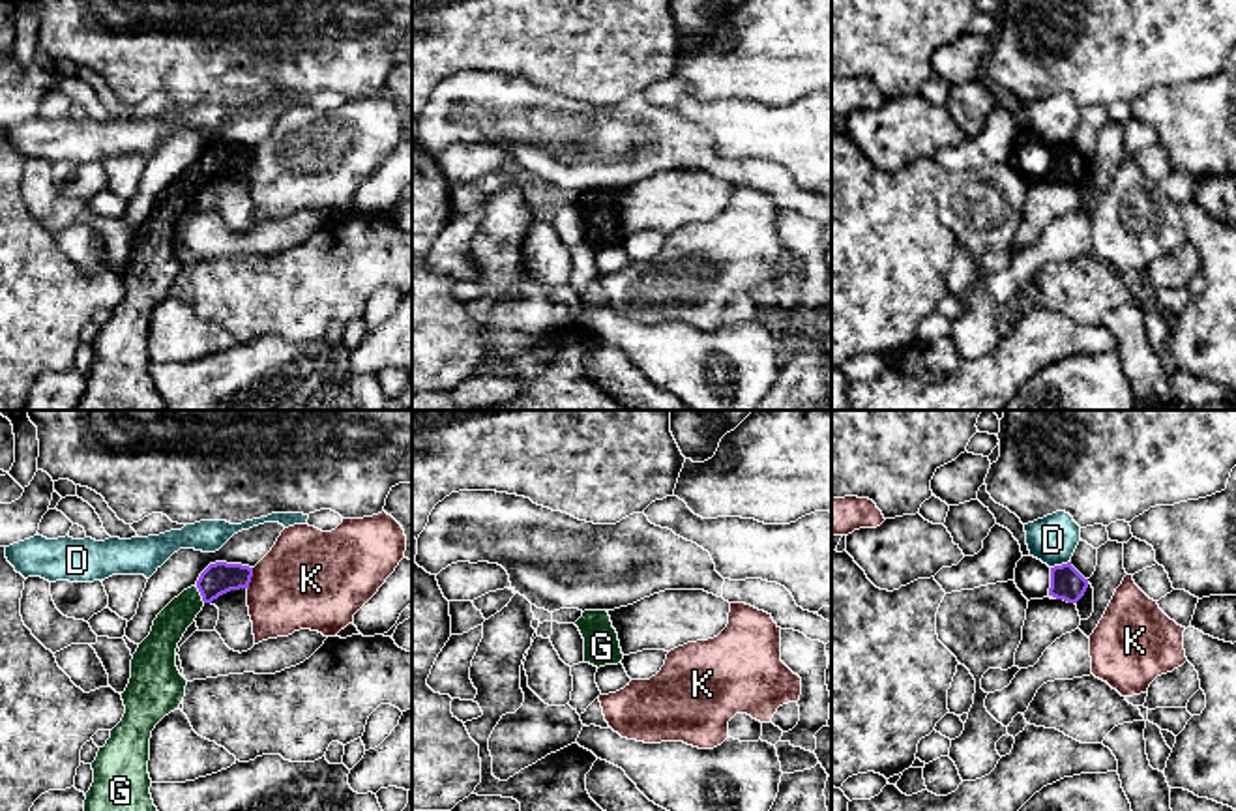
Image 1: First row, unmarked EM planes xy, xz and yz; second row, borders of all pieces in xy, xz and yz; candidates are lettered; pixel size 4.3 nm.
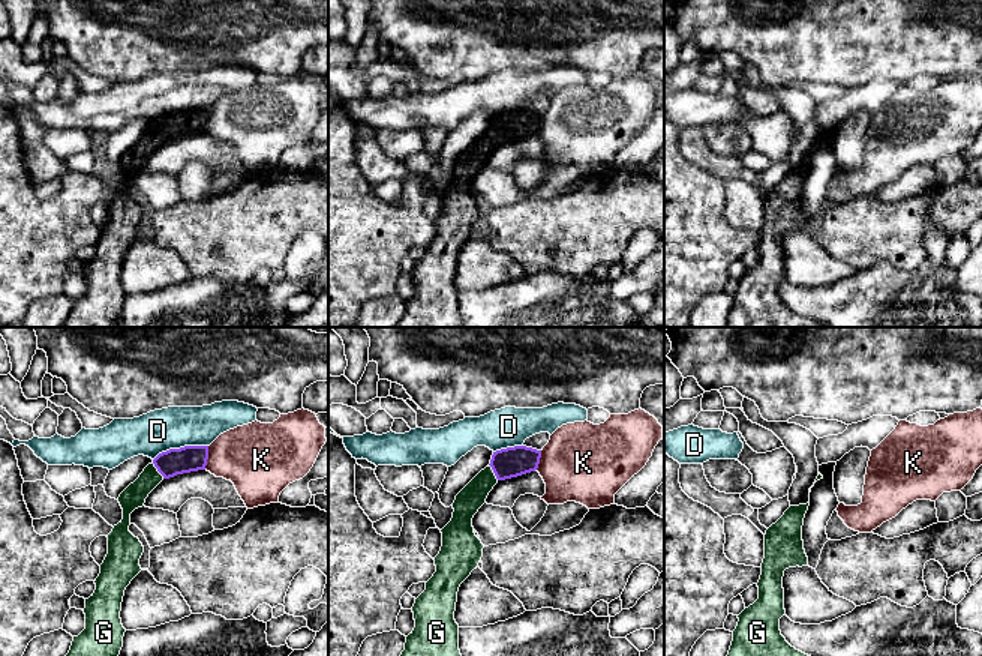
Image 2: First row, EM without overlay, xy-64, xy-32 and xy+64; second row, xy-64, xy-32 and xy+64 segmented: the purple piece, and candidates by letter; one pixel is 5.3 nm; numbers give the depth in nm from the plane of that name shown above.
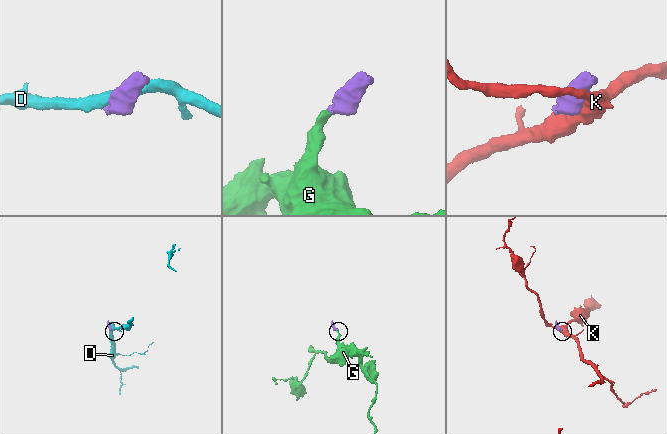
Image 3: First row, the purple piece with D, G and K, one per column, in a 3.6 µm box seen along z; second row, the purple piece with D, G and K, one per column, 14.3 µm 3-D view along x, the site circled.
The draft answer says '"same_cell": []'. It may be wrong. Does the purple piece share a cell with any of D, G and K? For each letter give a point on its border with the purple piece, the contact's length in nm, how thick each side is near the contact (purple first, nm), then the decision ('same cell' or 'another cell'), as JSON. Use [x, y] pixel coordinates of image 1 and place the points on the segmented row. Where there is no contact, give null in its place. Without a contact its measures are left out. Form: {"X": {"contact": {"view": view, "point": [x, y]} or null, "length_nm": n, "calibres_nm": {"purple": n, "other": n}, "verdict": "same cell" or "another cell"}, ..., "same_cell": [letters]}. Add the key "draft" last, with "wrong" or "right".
{"D": {"contact": {"view": "yz", "point": [1062, 564]}, "length_nm": 90, "calibres_nm": {"purple": 140, "other": 200}, "verdict": "another cell"}, "G": {"contact": {"view": "xy", "point": [201, 594]}, "length_nm": 80, "calibres_nm": {"purple": 140, "other": 140}, "verdict": "same cell"}, "K": {"contact": {"view": "xy", "point": [250, 579]}, "length_nm": 100, "calibres_nm": {"purple": 140, "other": 420}, "verdict": "another cell"}, "same_cell": ["G"], "draft": "wrong"}

